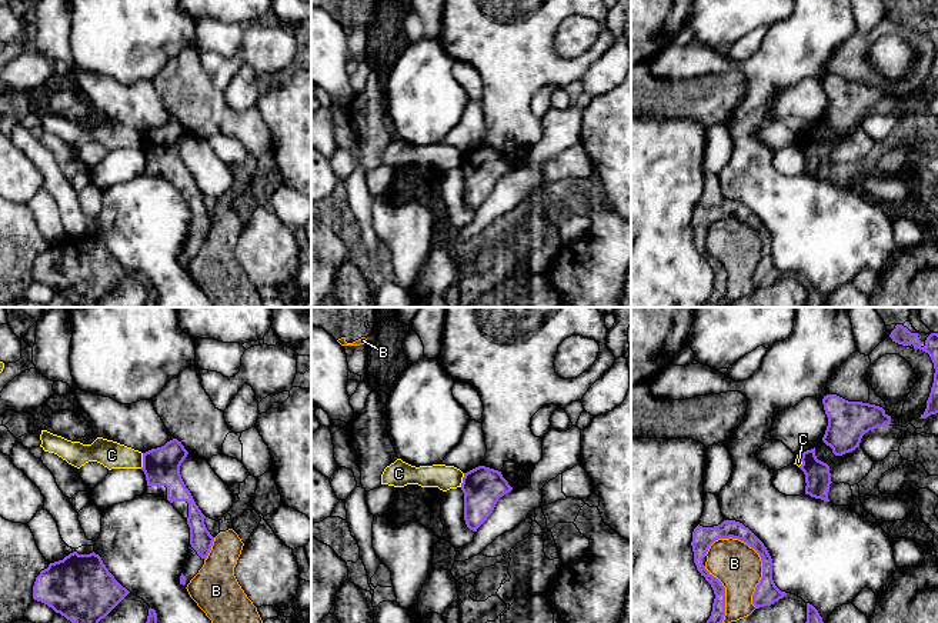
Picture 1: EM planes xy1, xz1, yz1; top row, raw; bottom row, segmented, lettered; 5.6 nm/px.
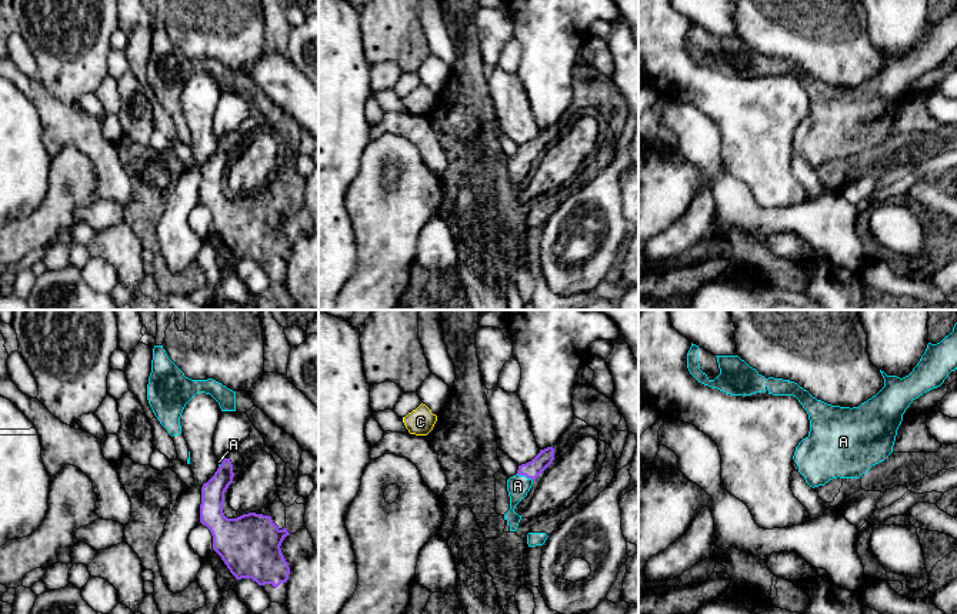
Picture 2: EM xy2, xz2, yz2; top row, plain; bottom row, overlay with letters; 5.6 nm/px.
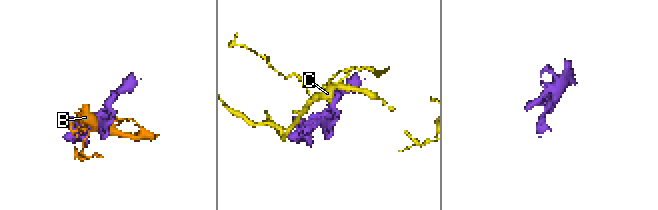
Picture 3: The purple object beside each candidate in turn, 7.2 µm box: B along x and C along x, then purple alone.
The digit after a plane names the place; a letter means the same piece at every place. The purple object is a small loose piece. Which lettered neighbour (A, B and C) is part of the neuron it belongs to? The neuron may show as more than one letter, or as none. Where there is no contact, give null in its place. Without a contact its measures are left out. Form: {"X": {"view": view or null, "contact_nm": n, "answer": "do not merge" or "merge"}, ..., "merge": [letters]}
{"A": {"view": "xz2", "contact_nm": 100, "answer": "merge"}, "B": {"view": "yz1", "contact_nm": 460, "answer": "do not merge"}, "C": {"view": "xy1", "contact_nm": 90, "answer": "do not merge"}, "merge": ["A"]}

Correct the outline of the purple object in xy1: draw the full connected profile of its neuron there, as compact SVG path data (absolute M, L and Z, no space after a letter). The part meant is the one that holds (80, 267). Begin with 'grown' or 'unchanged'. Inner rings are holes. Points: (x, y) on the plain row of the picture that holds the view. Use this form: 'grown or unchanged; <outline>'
unchanged; M70 233L36 257L33 279L79 307L97 307L130 271L109 251L101 237Z

